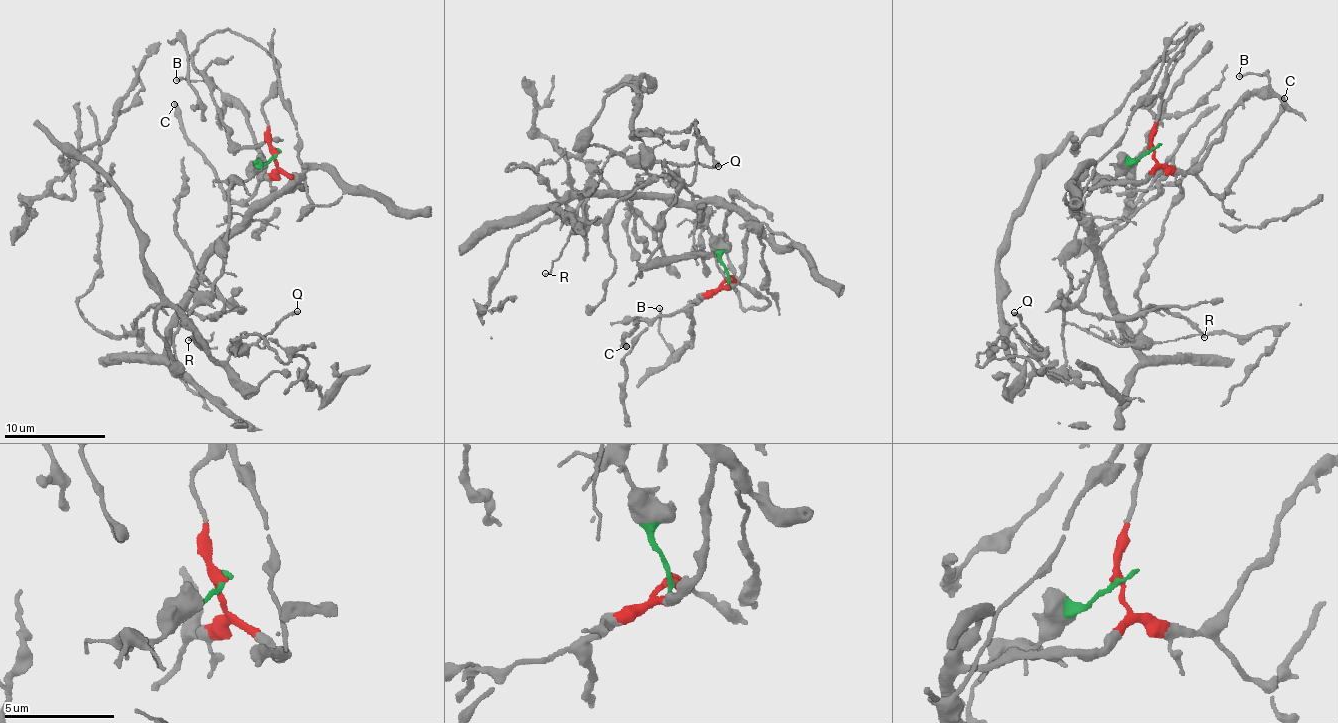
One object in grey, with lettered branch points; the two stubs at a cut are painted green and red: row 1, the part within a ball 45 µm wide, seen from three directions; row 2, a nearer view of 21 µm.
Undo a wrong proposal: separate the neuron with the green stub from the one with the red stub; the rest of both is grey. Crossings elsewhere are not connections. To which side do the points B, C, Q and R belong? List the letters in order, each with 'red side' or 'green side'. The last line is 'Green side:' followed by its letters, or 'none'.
B: red side
C: red side
Q: green side
R: green side
Green side: Q, R

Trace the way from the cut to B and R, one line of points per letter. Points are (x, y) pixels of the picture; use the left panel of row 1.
B: (275, 155), (276, 168), (265, 177), (251, 126), (225, 95), (210, 82), (176, 81)
R: (275, 155), (243, 181), (234, 180), (223, 273), (185, 324), (195, 332), (195, 344), (203, 344), (189, 340)

